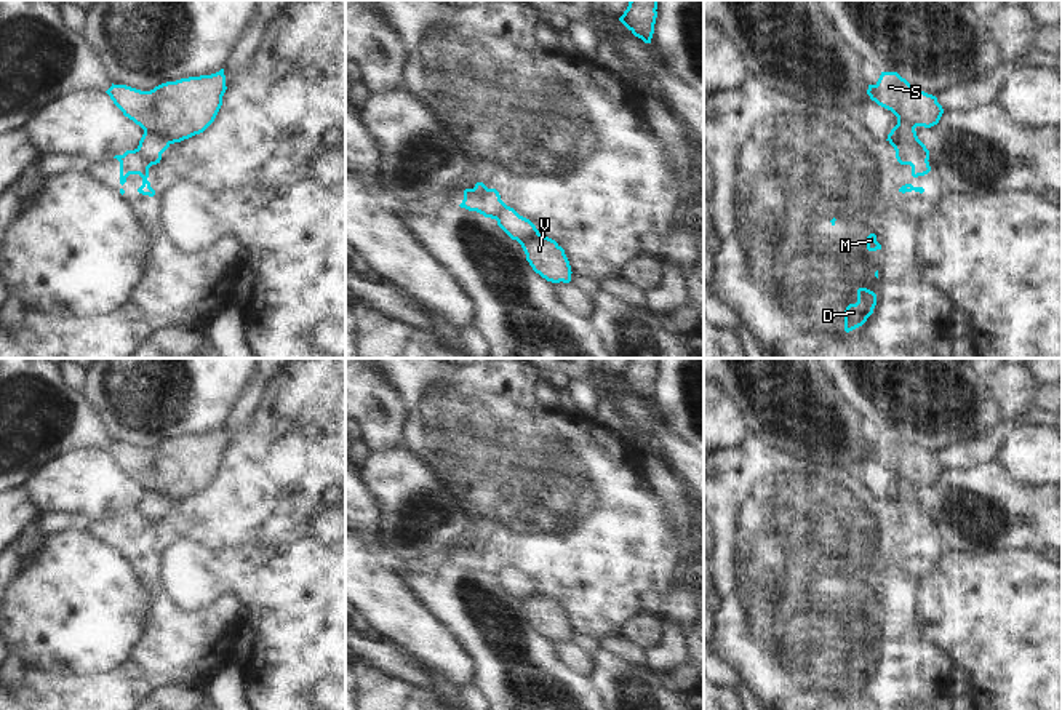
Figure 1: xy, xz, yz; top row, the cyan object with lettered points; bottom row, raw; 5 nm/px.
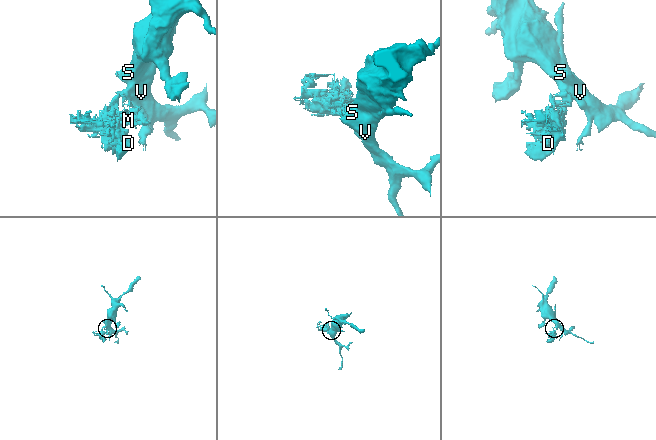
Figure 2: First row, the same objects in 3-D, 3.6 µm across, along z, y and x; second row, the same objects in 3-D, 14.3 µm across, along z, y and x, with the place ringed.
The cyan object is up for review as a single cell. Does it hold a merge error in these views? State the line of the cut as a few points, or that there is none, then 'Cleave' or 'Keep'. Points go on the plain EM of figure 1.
Split along yz (890, 499), (906, 499), (928, 517). Cleave.

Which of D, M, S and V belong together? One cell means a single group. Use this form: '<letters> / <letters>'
D M / S V

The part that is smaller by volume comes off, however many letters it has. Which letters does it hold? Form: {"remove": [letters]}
{"remove": ["D", "M"]}

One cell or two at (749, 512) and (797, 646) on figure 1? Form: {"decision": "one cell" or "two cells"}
{"decision": "one cell"}

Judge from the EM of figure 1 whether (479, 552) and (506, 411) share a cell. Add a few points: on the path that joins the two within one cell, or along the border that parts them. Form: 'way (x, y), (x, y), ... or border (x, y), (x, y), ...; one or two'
way (506, 517), (506, 446); one

